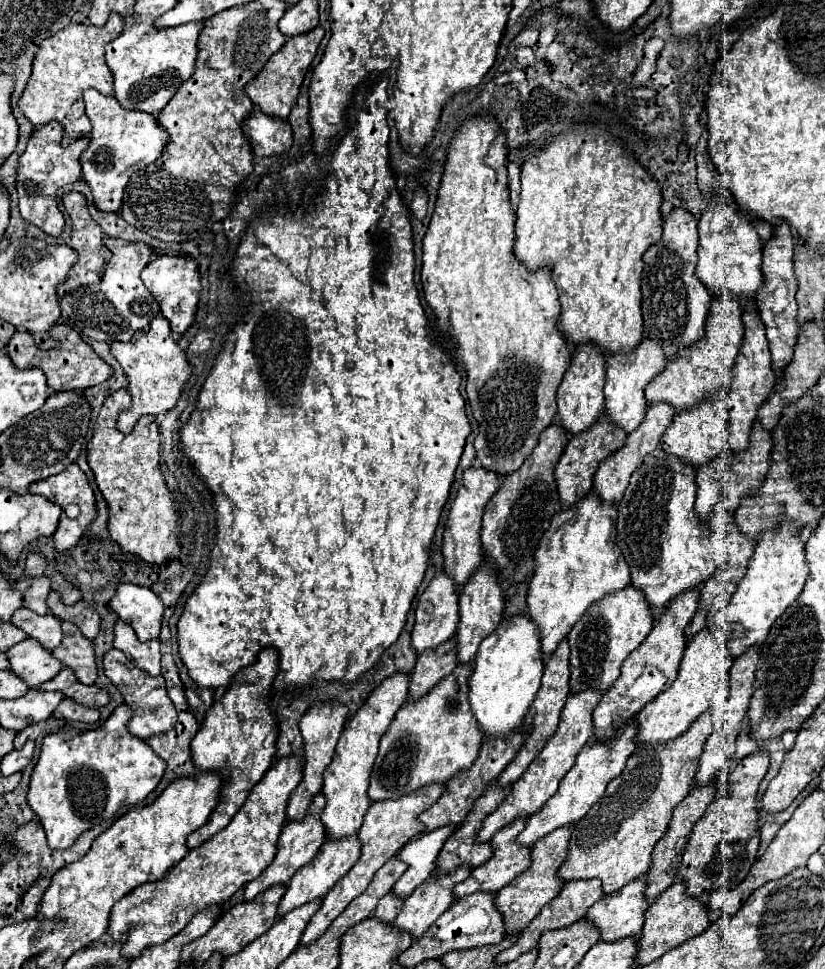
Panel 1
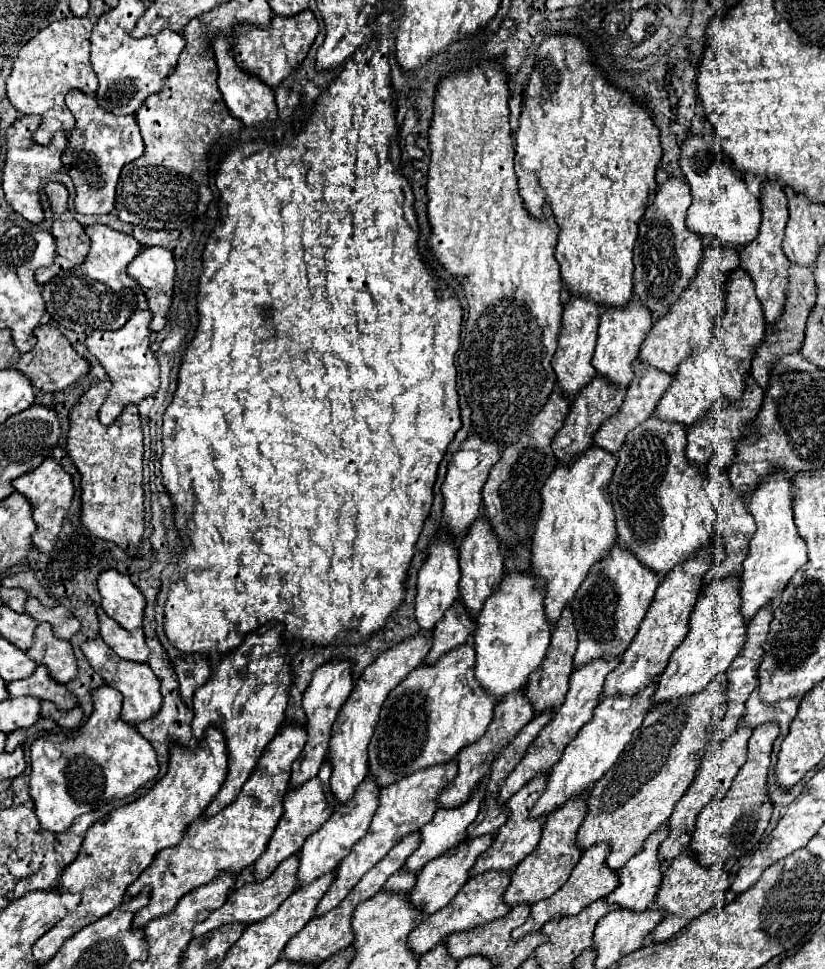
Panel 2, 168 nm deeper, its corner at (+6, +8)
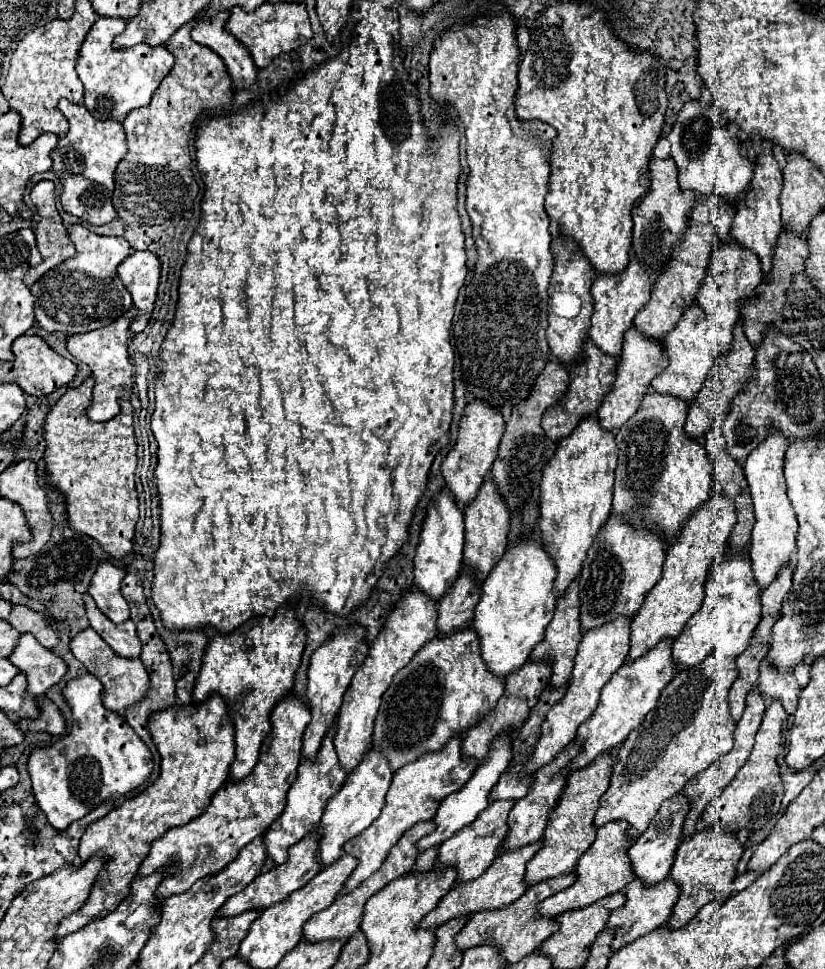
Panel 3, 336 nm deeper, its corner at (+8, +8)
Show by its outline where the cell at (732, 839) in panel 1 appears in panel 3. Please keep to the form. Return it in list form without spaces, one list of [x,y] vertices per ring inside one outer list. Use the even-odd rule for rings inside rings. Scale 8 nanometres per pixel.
[[[773,699],[771,705],[765,709],[763,723],[755,735],[755,747],[747,757],[747,763],[737,771],[735,779],[703,809],[705,827],[717,827],[723,831],[737,833],[741,829],[761,829],[767,821],[779,813],[781,799],[783,799],[783,781],[779,775],[777,757],[785,749],[785,735],[783,725],[787,723],[787,713],[779,699]]]

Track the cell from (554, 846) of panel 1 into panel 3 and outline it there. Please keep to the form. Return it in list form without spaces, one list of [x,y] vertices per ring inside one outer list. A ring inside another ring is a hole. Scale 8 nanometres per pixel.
[[[605,751],[605,755],[601,755],[601,759],[597,759],[597,763],[593,763],[593,767],[585,767],[585,771],[573,771],[573,775],[569,775],[565,793],[561,795],[559,805],[553,809],[549,825],[545,829],[543,847],[527,863],[525,881],[529,885],[535,885],[539,881],[545,881],[545,879],[551,879],[557,875],[571,873],[575,869],[579,857],[583,855],[583,851],[591,847],[591,843],[595,841],[593,817],[595,817],[597,807],[599,807],[599,797],[609,787],[609,777],[611,777],[613,765],[615,765],[613,753]]]

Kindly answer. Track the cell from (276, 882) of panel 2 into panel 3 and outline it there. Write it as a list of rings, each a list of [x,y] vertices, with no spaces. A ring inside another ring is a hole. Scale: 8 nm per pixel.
[[[311,831],[309,835],[305,835],[305,839],[301,839],[299,843],[295,843],[289,849],[289,857],[281,867],[273,867],[271,871],[255,877],[241,893],[229,897],[229,901],[217,911],[217,915],[235,917],[235,915],[249,911],[249,909],[255,909],[255,911],[261,909],[263,911],[263,909],[287,899],[287,895],[301,889],[301,885],[307,885],[319,871],[321,871],[321,867],[317,867],[317,831]]]

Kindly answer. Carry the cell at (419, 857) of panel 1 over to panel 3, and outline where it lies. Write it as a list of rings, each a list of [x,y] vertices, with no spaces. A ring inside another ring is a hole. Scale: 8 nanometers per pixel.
[[[501,739],[501,743],[497,743],[497,747],[493,747],[493,755],[489,755],[489,763],[485,763],[485,767],[477,767],[475,773],[473,773],[473,777],[463,785],[463,789],[457,791],[457,793],[453,793],[453,795],[449,795],[449,797],[441,803],[441,807],[437,809],[437,815],[435,815],[437,829],[435,829],[433,833],[425,835],[425,837],[417,843],[419,851],[425,851],[425,849],[429,849],[429,847],[433,847],[433,845],[441,845],[441,843],[447,841],[451,835],[455,835],[459,829],[463,829],[465,825],[473,823],[473,819],[489,805],[489,791],[493,789],[493,783],[497,783],[501,771],[505,771],[505,767],[509,765],[509,755],[513,755],[513,753],[509,751],[509,743],[511,743],[511,739]]]

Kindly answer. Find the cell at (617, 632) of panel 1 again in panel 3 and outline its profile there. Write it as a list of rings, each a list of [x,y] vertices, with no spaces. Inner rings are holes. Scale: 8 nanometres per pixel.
[[[611,513],[599,535],[595,535],[593,547],[587,551],[579,579],[583,631],[595,629],[619,615],[635,615],[643,605],[645,595],[661,579],[663,559],[665,543],[661,543],[657,535],[649,535],[649,531],[633,531],[625,519],[617,519]]]

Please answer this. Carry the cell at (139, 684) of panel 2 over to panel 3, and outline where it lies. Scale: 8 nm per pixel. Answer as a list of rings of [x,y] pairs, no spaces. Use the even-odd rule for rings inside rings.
[[[91,627],[83,629],[81,633],[77,633],[71,643],[69,643],[71,653],[85,665],[85,669],[95,675],[101,683],[103,683],[103,705],[115,713],[123,713],[127,707],[131,707],[133,703],[137,703],[149,689],[149,675],[147,669],[143,667],[139,657],[119,657]]]

